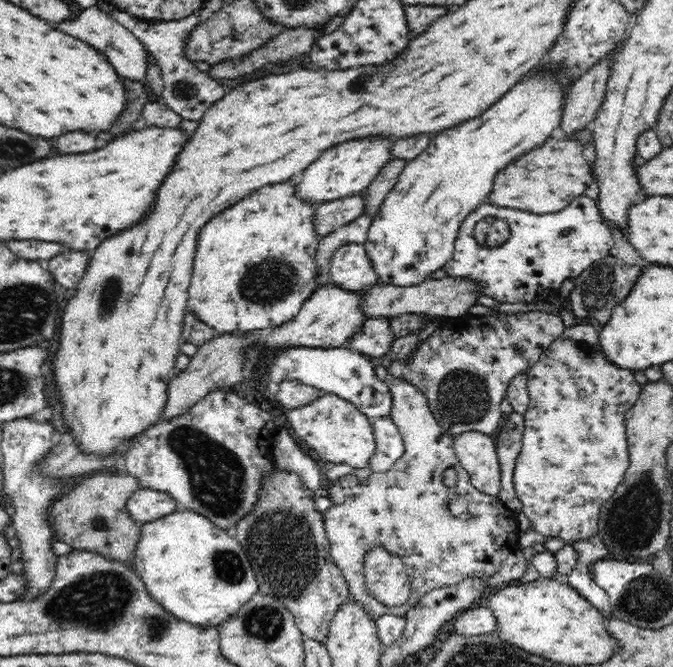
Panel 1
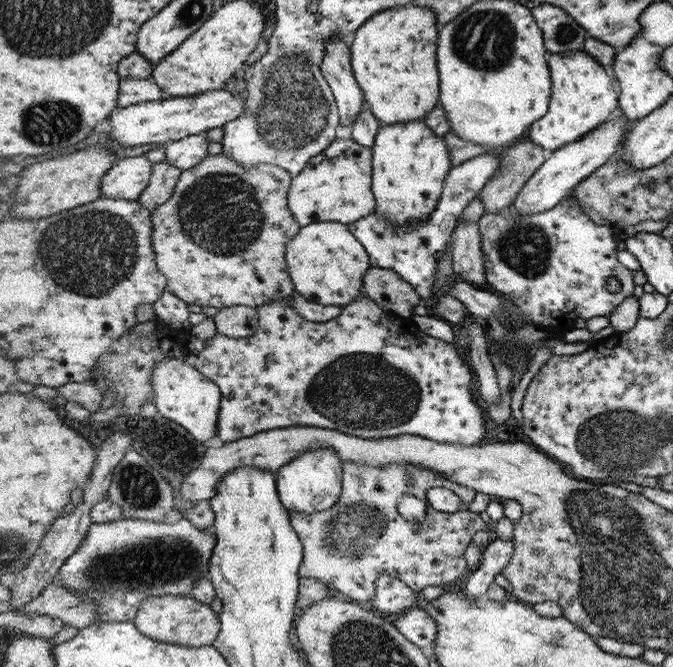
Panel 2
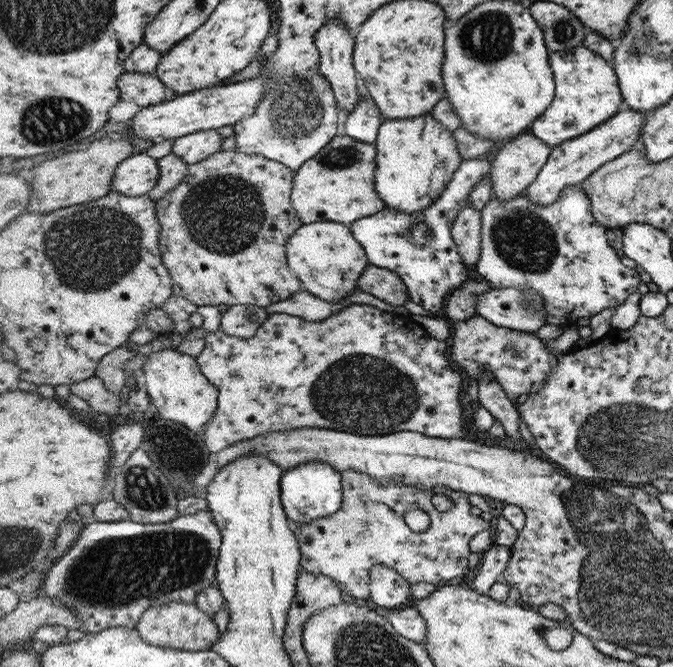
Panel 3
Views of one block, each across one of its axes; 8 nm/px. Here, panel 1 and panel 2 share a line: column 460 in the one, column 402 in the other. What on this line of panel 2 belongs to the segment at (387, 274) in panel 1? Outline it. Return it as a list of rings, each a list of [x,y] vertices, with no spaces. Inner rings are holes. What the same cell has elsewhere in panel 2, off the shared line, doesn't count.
[[[423,119],[384,125],[375,136],[372,152],[371,185],[377,200],[374,213],[384,217],[389,224],[401,227],[426,220],[438,206],[445,179],[453,167],[443,136],[438,136]]]

